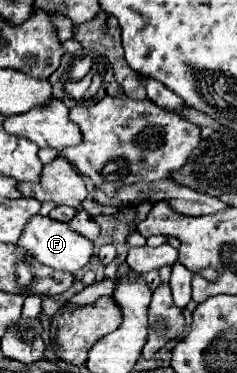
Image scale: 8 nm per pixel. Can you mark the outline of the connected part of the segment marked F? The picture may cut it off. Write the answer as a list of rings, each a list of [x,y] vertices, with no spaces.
[[[34,216],[28,222],[28,226],[24,228],[18,244],[22,248],[26,248],[38,262],[42,262],[50,268],[56,268],[56,270],[66,270],[70,274],[80,272],[90,262],[90,258],[94,256],[94,242],[92,240],[82,238],[68,224],[60,224],[48,216],[38,216],[38,218]]]

